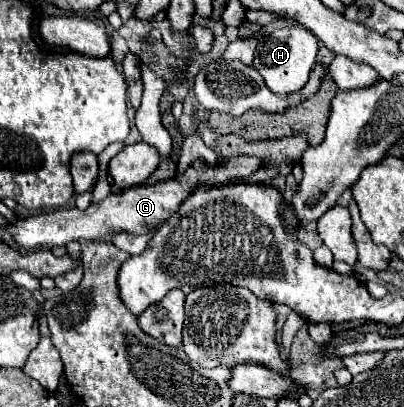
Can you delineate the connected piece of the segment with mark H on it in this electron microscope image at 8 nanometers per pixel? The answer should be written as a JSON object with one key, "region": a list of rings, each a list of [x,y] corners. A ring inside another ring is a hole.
{"region":[[[284,26],[268,36],[258,38],[252,66],[262,74],[268,90],[272,90],[274,94],[290,94],[302,90],[308,82],[312,66],[316,64],[316,52],[318,40],[308,30],[304,30],[302,26]]]}

